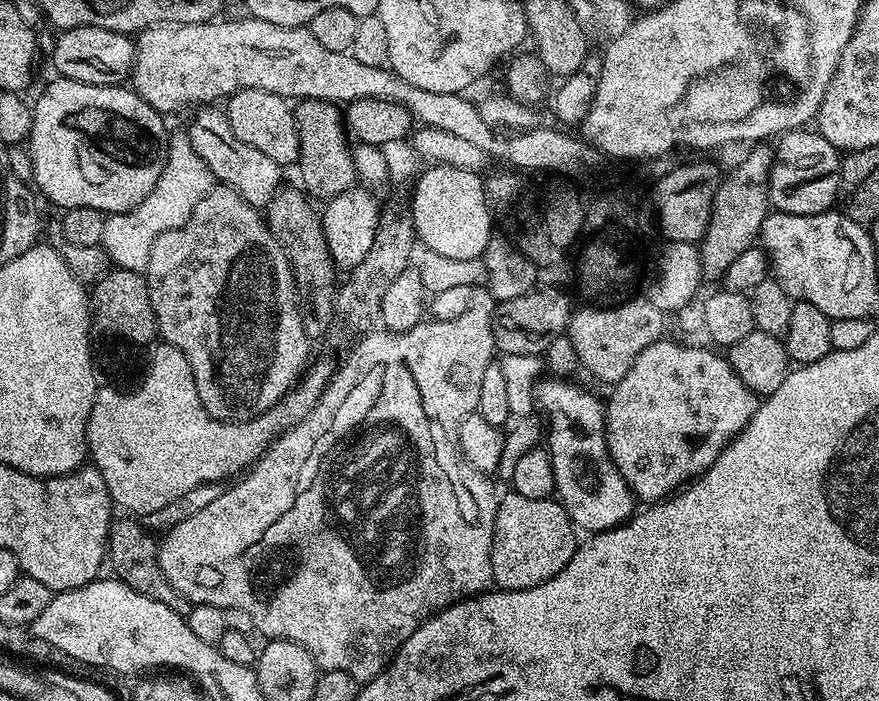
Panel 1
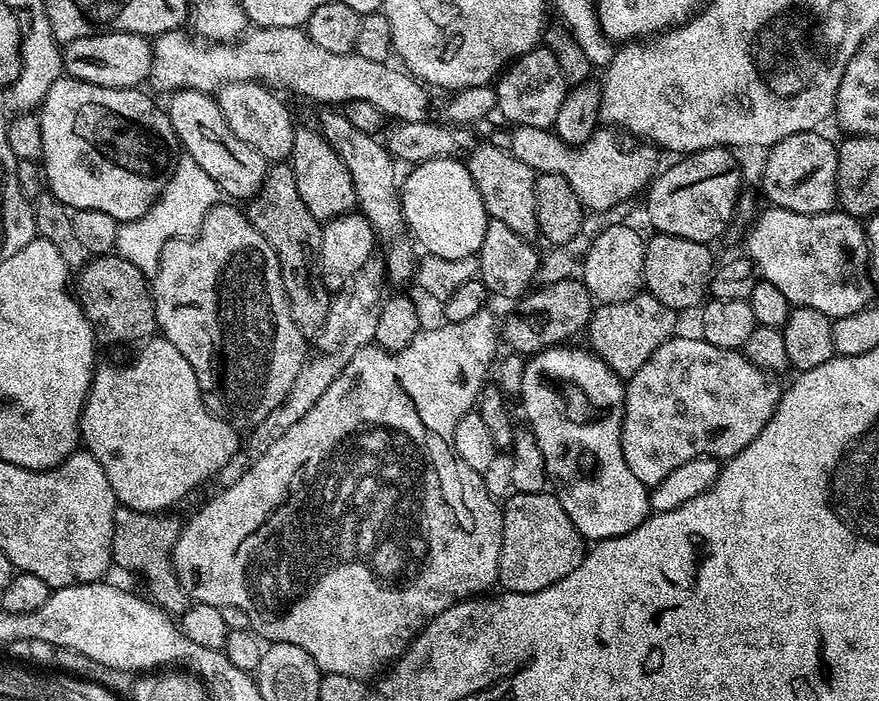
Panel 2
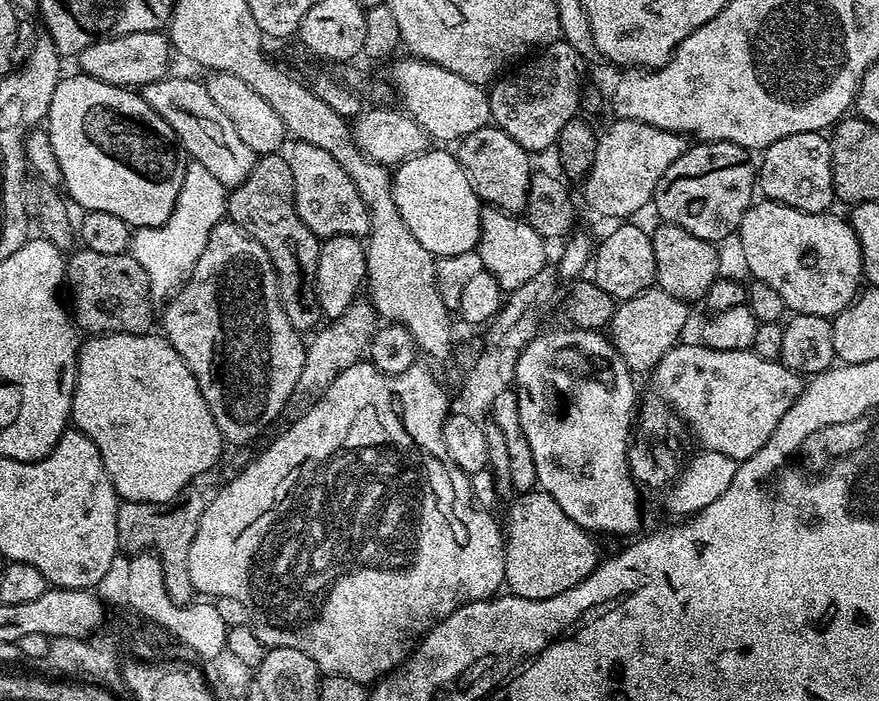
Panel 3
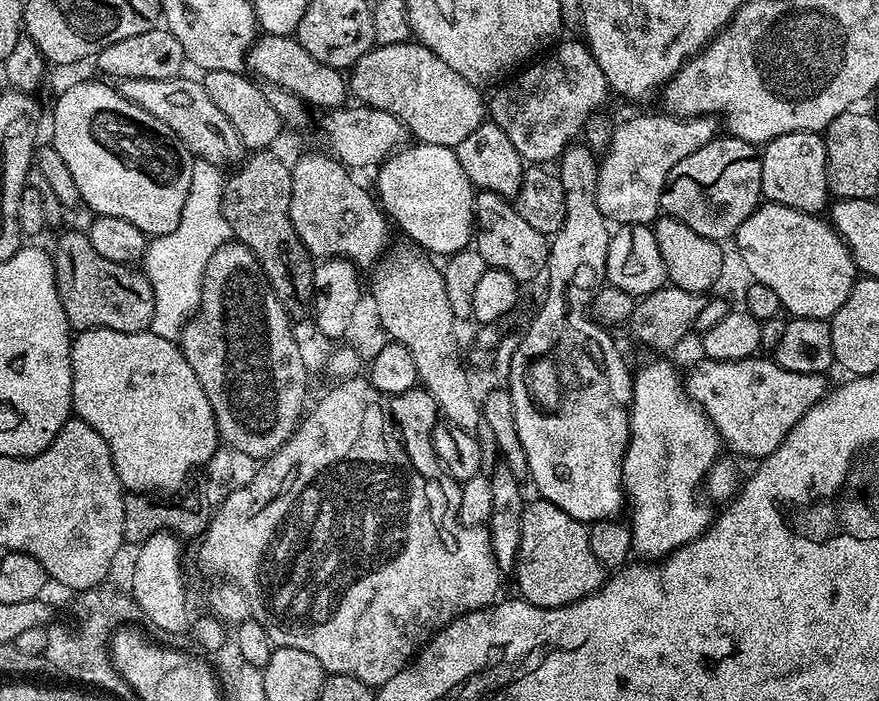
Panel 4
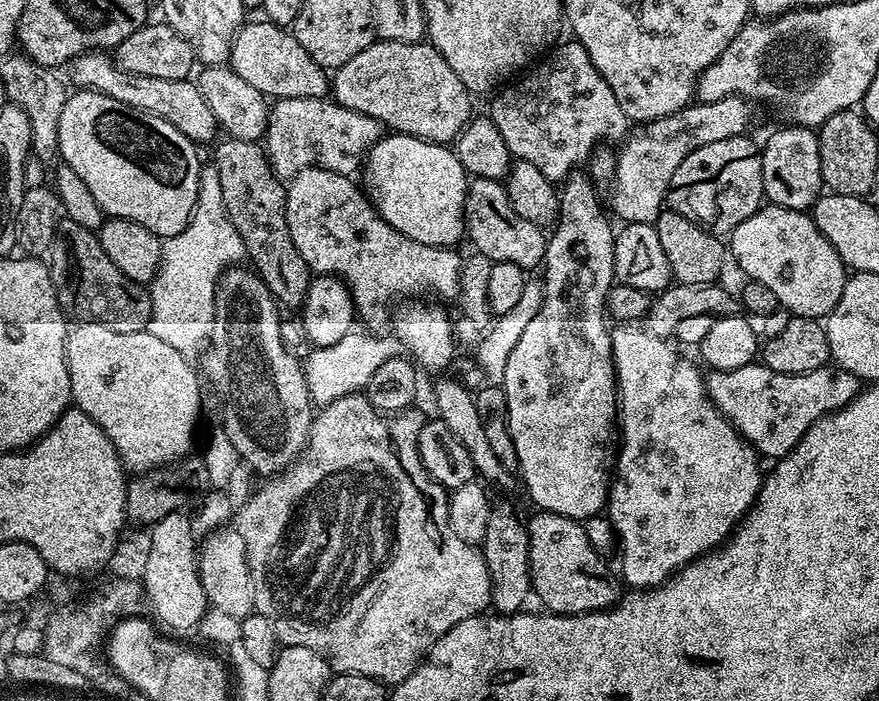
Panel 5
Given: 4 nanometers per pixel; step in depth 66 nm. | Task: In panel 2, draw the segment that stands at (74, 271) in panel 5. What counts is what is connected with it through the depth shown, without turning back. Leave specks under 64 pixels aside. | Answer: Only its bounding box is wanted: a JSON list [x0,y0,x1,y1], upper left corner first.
[74,254,157,344]

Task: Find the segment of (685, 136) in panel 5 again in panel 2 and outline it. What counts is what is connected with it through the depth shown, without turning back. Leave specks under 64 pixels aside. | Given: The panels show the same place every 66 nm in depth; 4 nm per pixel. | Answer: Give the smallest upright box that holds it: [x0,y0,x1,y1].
[506,124,657,212]

